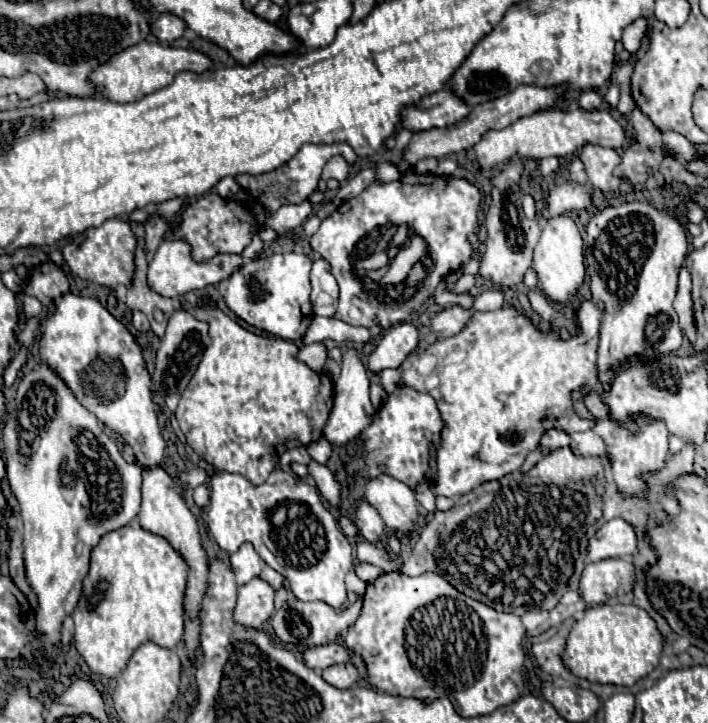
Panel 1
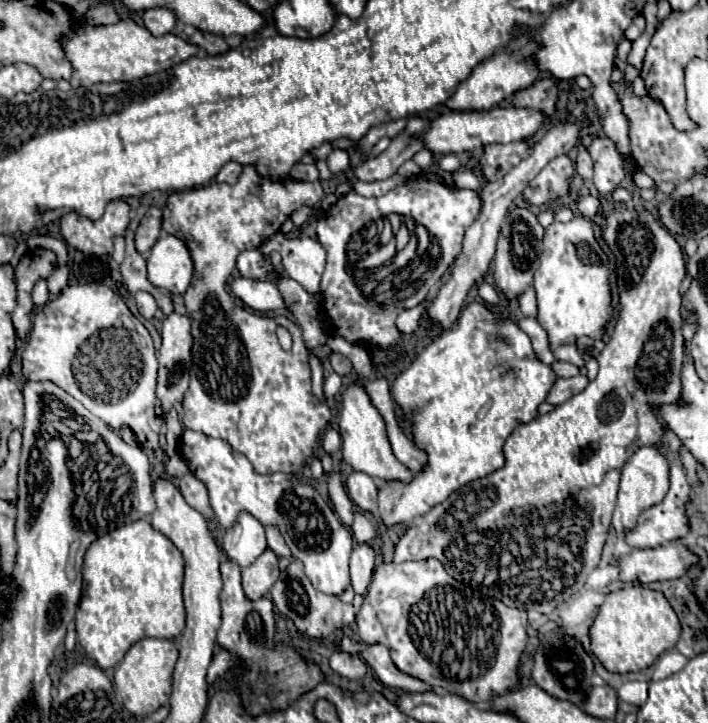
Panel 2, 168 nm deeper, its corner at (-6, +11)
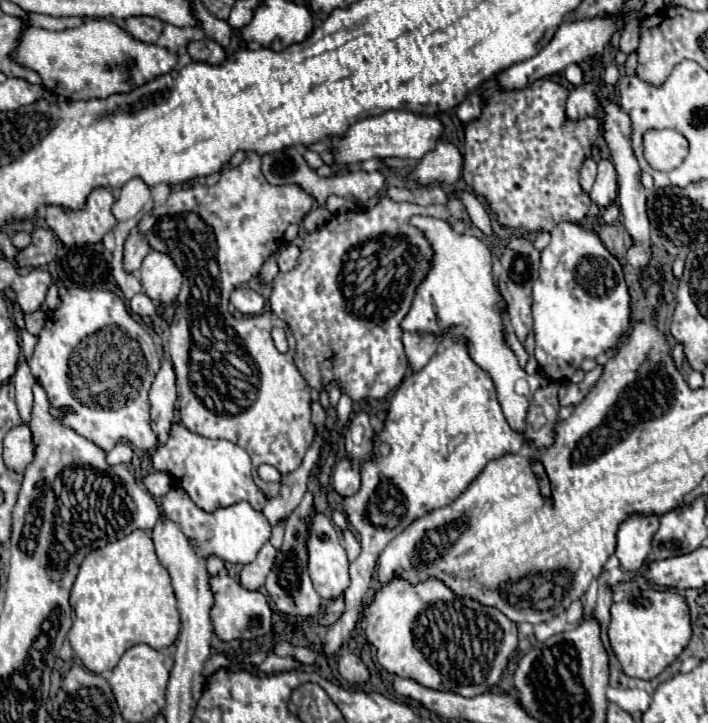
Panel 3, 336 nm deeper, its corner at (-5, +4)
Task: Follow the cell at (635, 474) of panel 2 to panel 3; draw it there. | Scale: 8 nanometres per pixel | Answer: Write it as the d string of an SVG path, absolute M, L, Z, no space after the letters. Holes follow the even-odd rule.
M630 516L626 522L622 522L618 528L616 556L624 570L636 572L648 562L648 554L652 552L652 536L656 530L656 516Z

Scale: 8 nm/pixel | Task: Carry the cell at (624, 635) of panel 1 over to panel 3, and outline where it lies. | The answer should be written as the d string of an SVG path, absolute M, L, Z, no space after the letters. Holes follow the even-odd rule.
M636 590L626 594L624 600L614 602L612 620L608 628L610 644L614 654L624 670L624 674L652 680L662 670L666 670L686 648L692 638L692 624L690 624L690 606L686 604L684 596L672 590Z

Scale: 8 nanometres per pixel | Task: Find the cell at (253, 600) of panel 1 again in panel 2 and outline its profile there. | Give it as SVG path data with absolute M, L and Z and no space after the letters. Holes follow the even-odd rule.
M267 549L253 565L243 569L243 591L249 601L261 599L271 593L275 581L281 577L277 557Z

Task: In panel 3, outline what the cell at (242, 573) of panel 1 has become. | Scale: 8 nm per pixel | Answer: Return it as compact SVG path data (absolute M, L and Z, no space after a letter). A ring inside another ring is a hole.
M172 486L170 492L160 500L160 504L162 504L164 516L182 528L182 532L188 536L194 552L204 560L208 560L210 556L216 556L224 562L248 564L250 560L254 560L254 556L258 554L262 544L270 540L270 530L272 530L270 522L266 520L266 516L262 512L254 510L246 500L206 512L206 510L198 508L180 486Z

